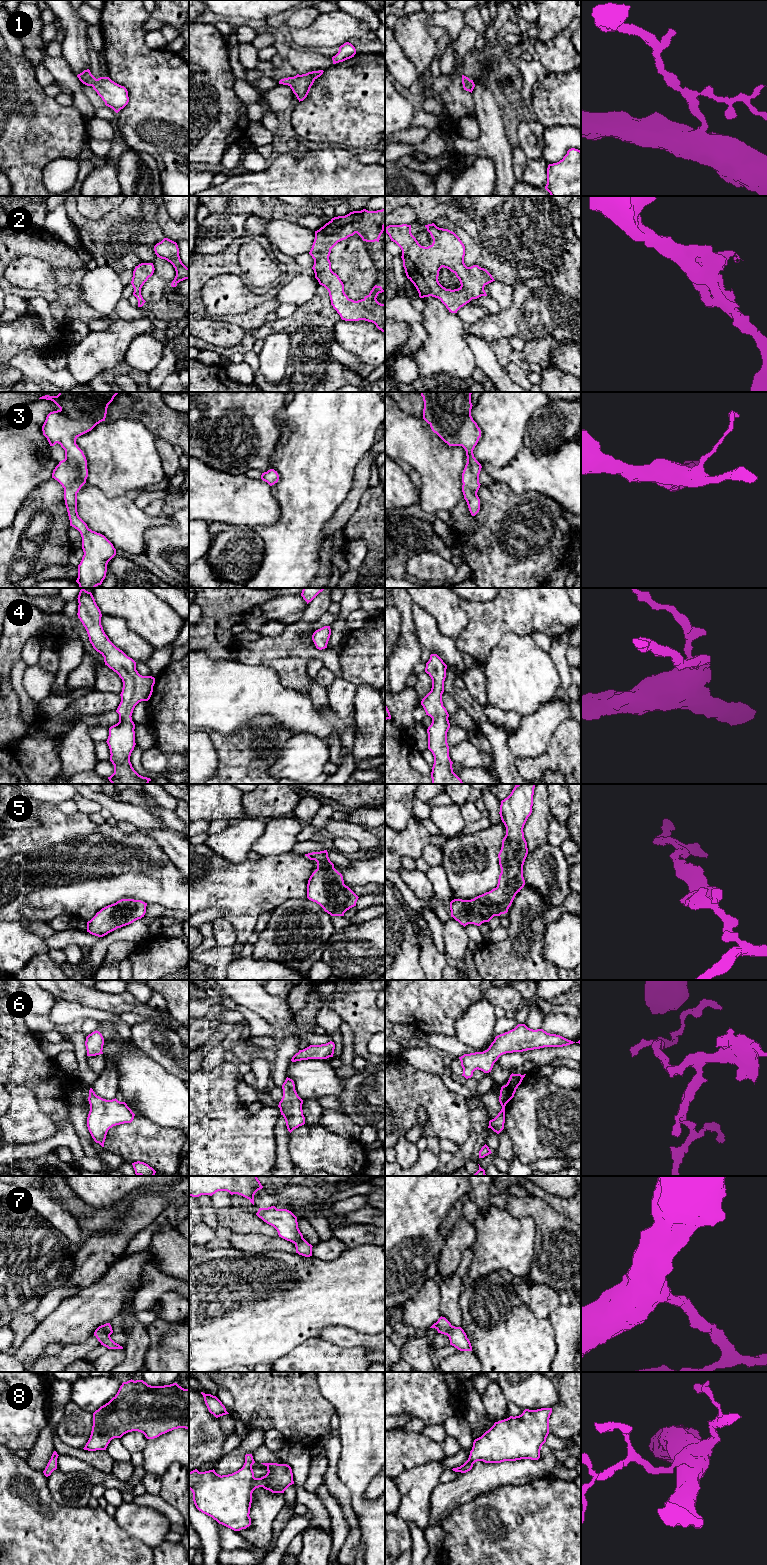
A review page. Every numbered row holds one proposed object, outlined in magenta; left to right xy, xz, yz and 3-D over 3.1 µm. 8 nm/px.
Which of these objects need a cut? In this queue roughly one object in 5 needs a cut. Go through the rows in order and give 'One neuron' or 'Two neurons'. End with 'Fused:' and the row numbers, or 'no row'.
1: One neuron
2: One neuron
3: One neuron
4: One neuron
5: One neuron
6: One neuron
7: One neuron
8: One neuron
Fused: no row

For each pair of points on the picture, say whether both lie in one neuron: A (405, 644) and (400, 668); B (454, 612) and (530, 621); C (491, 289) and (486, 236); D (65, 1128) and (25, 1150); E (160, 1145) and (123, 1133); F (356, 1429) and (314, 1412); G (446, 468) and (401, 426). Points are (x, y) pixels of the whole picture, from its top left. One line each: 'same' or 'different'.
A: same
B: different
C: different
D: same
E: same
F: different
G: same

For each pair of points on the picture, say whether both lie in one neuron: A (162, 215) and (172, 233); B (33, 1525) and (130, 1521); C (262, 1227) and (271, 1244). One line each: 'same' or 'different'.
A: same
B: different
C: different

